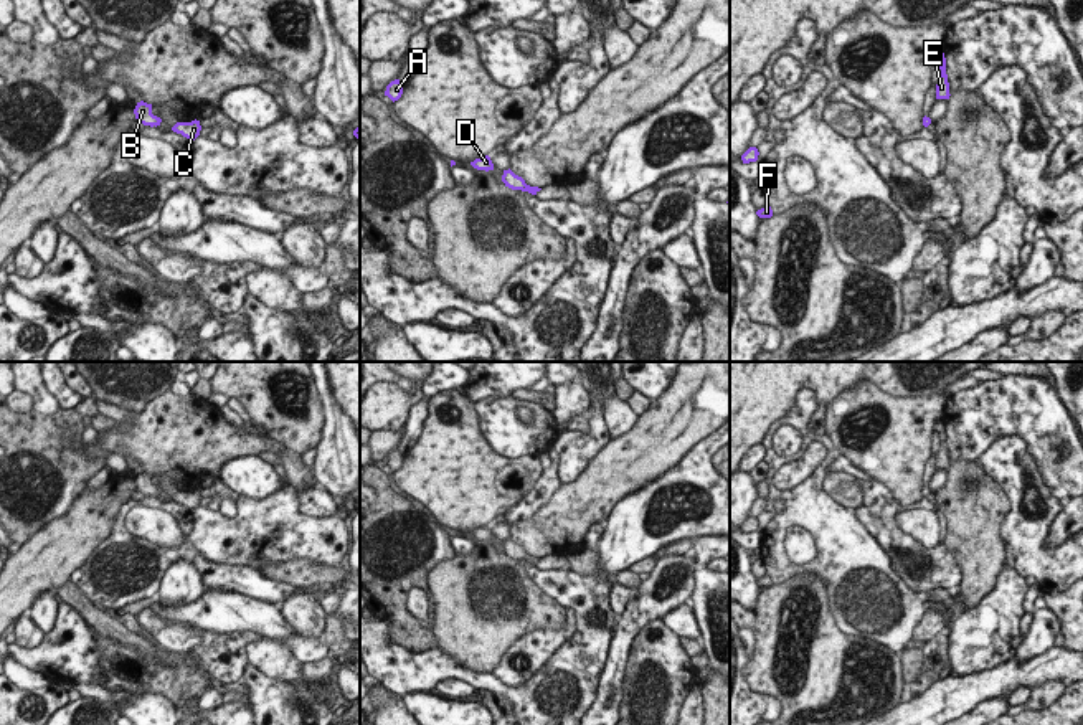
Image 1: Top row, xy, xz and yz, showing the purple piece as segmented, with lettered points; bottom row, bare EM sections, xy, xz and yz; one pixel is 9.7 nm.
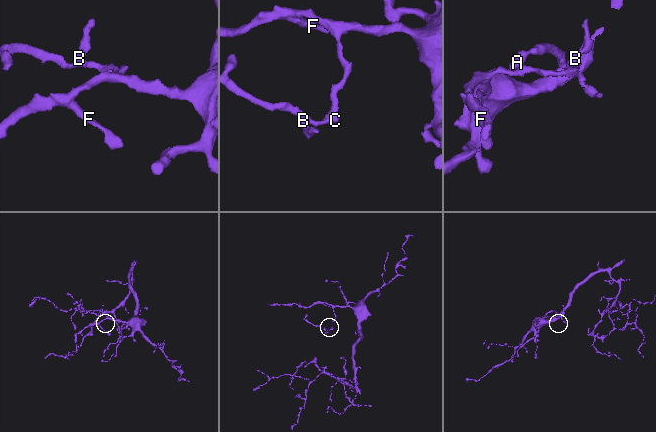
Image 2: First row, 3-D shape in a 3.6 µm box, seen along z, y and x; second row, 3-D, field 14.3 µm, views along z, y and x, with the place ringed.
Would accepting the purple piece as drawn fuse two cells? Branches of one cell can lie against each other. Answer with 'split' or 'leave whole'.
leave whole

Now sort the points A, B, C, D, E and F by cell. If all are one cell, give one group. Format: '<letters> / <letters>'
A B C D E F

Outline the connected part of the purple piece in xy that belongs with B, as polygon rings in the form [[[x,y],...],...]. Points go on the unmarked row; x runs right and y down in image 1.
[[[144,471],[137,472],[134,479],[137,492],[150,497],[160,495],[162,489],[152,484],[152,474],[147,474]]]

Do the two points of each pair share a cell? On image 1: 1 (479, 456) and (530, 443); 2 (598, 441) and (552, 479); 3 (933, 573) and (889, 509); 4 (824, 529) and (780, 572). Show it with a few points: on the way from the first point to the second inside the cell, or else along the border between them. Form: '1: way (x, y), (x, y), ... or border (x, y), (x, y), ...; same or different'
1: border (479, 415), (479, 430), (484, 440), (507, 458); different
2: border (550, 448), (557, 453), (558, 479), (562, 483); different
3: way (926, 557), (915, 554), (889, 529); same
4: way (824, 547), (824, 555), (813, 567), (798, 568); same

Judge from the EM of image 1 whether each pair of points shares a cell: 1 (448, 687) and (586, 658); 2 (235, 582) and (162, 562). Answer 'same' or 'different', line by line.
1: different
2: same

